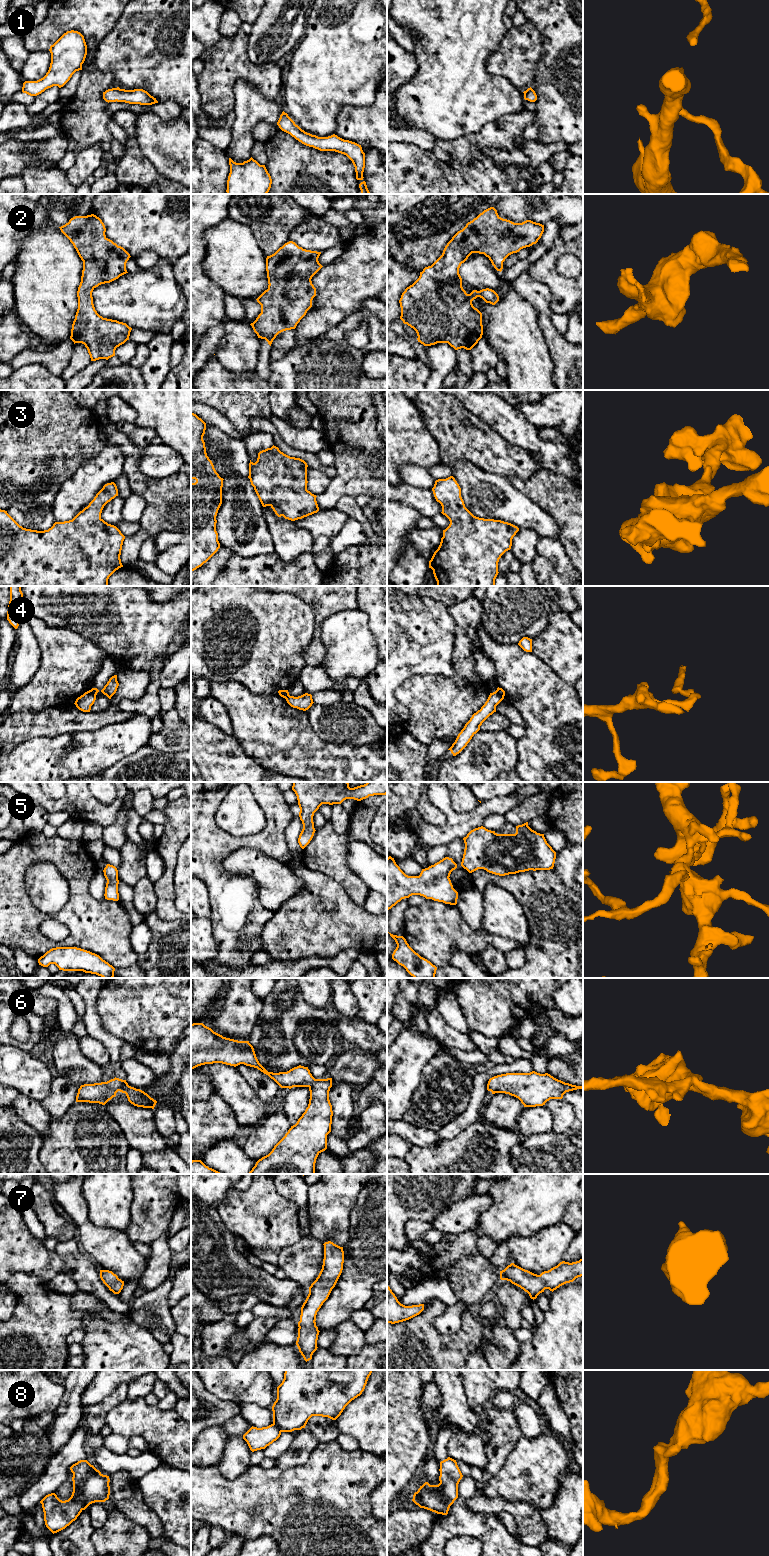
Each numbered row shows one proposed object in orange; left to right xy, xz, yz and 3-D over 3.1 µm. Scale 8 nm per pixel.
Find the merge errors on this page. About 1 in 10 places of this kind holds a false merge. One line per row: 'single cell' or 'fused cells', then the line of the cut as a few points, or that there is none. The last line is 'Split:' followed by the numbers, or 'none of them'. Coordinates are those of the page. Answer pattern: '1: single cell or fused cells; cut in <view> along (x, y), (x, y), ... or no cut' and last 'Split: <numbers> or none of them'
1: single cell; no cut
2: single cell; no cut
3: single cell; no cut
4: fused cells; cut in yz along (496, 690), (503, 698)
5: single cell; no cut
6: single cell; no cut
7: single cell; no cut
8: single cell; no cut
Split: 4

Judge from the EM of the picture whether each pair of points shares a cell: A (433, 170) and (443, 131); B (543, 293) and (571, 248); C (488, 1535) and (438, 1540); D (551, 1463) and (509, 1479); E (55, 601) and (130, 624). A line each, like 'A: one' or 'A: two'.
A: two
B: two
C: one
D: one
E: one

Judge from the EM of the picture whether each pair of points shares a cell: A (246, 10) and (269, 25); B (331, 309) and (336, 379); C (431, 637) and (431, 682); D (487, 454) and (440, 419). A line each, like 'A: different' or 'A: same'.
A: different
B: different
C: different
D: same

